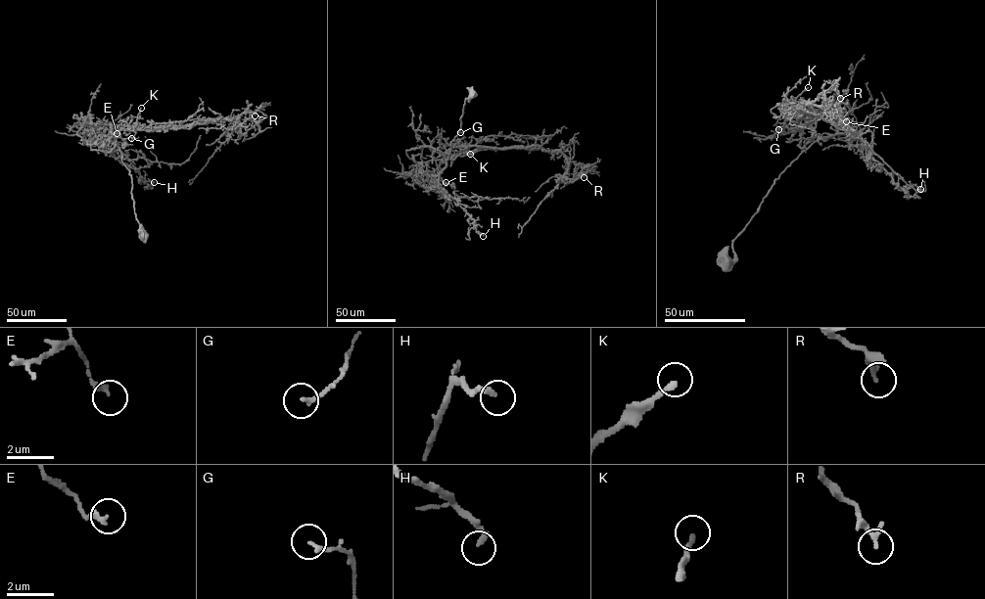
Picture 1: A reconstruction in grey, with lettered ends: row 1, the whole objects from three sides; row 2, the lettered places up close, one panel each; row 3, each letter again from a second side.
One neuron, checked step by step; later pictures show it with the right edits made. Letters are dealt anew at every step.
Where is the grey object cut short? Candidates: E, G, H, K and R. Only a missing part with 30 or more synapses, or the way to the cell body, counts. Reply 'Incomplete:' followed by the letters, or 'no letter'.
Incomplete: K

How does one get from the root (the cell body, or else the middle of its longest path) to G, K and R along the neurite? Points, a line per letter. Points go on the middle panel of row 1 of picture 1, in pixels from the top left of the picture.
G: (473, 94), (465, 101), (461, 127), (450, 143), (445, 161), (445, 153), (464, 137), (460, 132)
K: (473, 94), (465, 101), (461, 127), (445, 160), (448, 150), (466, 143), (470, 154)
R: (473, 94), (465, 101), (461, 127), (445, 161), (453, 147), (560, 151), (584, 177)

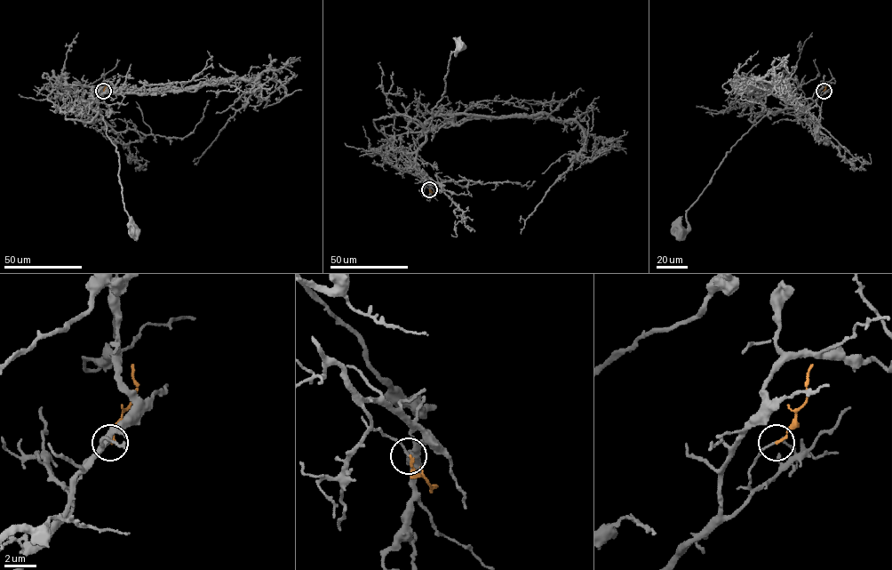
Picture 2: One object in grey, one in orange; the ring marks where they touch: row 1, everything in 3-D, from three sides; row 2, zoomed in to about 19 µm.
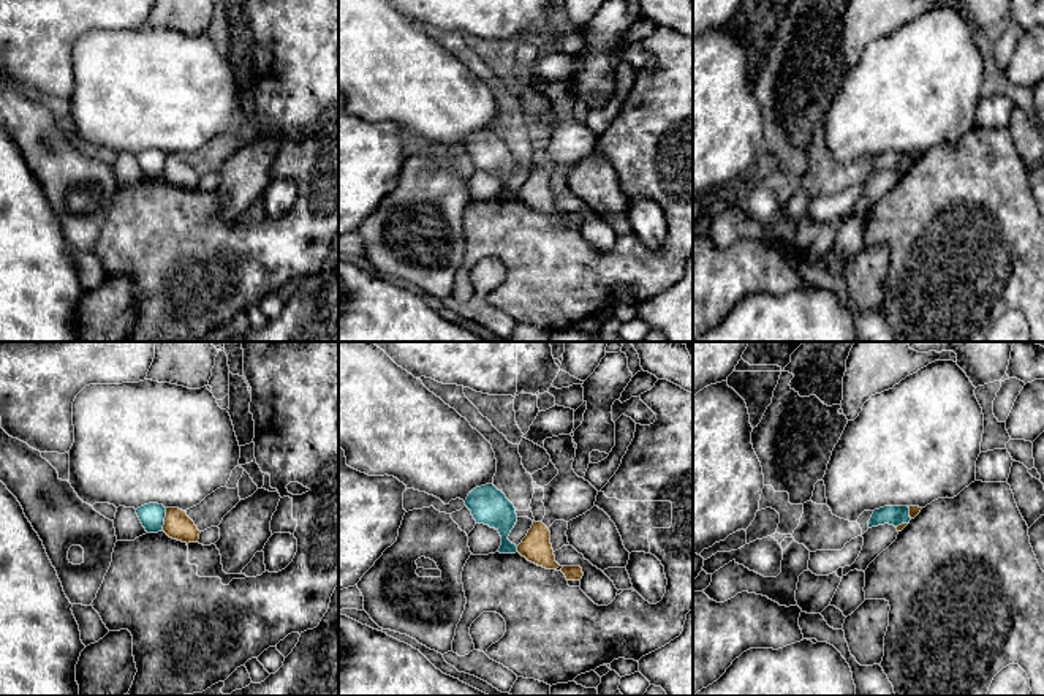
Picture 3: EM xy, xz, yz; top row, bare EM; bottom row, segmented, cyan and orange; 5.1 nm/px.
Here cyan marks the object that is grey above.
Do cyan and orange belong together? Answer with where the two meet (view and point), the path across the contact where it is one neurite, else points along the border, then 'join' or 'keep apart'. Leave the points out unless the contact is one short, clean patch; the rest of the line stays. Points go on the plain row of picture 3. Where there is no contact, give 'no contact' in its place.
contact xy (163, 165); border xy (166, 154), (162, 176); keep apart

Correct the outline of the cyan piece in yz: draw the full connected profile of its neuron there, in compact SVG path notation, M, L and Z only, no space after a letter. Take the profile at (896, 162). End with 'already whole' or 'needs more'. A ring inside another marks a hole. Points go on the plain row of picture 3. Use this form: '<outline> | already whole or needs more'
M884 152L873 157L868 166L868 174L884 171L884 169L898 172L902 169L910 169L910 166L911 163L910 163L908 152Z | already whole

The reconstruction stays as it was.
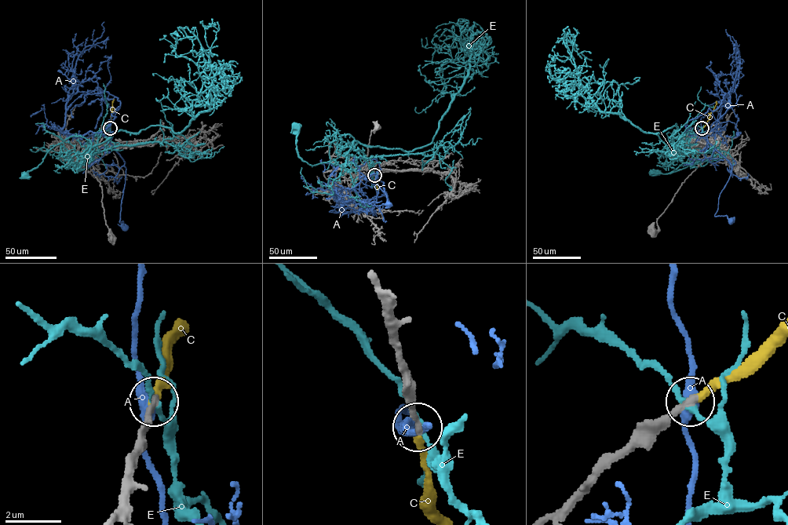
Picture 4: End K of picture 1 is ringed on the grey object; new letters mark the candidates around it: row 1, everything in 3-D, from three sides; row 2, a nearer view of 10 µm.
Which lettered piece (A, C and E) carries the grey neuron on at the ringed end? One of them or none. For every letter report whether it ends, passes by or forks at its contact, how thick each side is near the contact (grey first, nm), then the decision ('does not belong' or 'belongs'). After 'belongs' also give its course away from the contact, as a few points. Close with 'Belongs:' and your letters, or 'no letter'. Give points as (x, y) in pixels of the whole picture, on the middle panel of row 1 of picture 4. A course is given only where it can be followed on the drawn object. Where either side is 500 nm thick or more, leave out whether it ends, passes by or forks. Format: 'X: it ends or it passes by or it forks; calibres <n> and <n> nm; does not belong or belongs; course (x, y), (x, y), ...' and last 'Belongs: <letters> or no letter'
A: it passes by; calibres 280 and 380 nm; does not belong
C: it ends; calibres 280 and 240 nm; belongs; course (374, 175), (378, 190)
E: it passes by; calibres 280 and 190 nm; does not belong
Belongs: C

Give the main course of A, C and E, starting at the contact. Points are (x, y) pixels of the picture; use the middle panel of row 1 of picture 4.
A: (375, 175), (374, 181), (390, 205), (384, 187), (388, 204)
C: (374, 175), (378, 190)
E: (375, 175), (363, 152), (354, 148), (357, 140), (347, 153), (308, 164), (298, 154), (294, 125)

